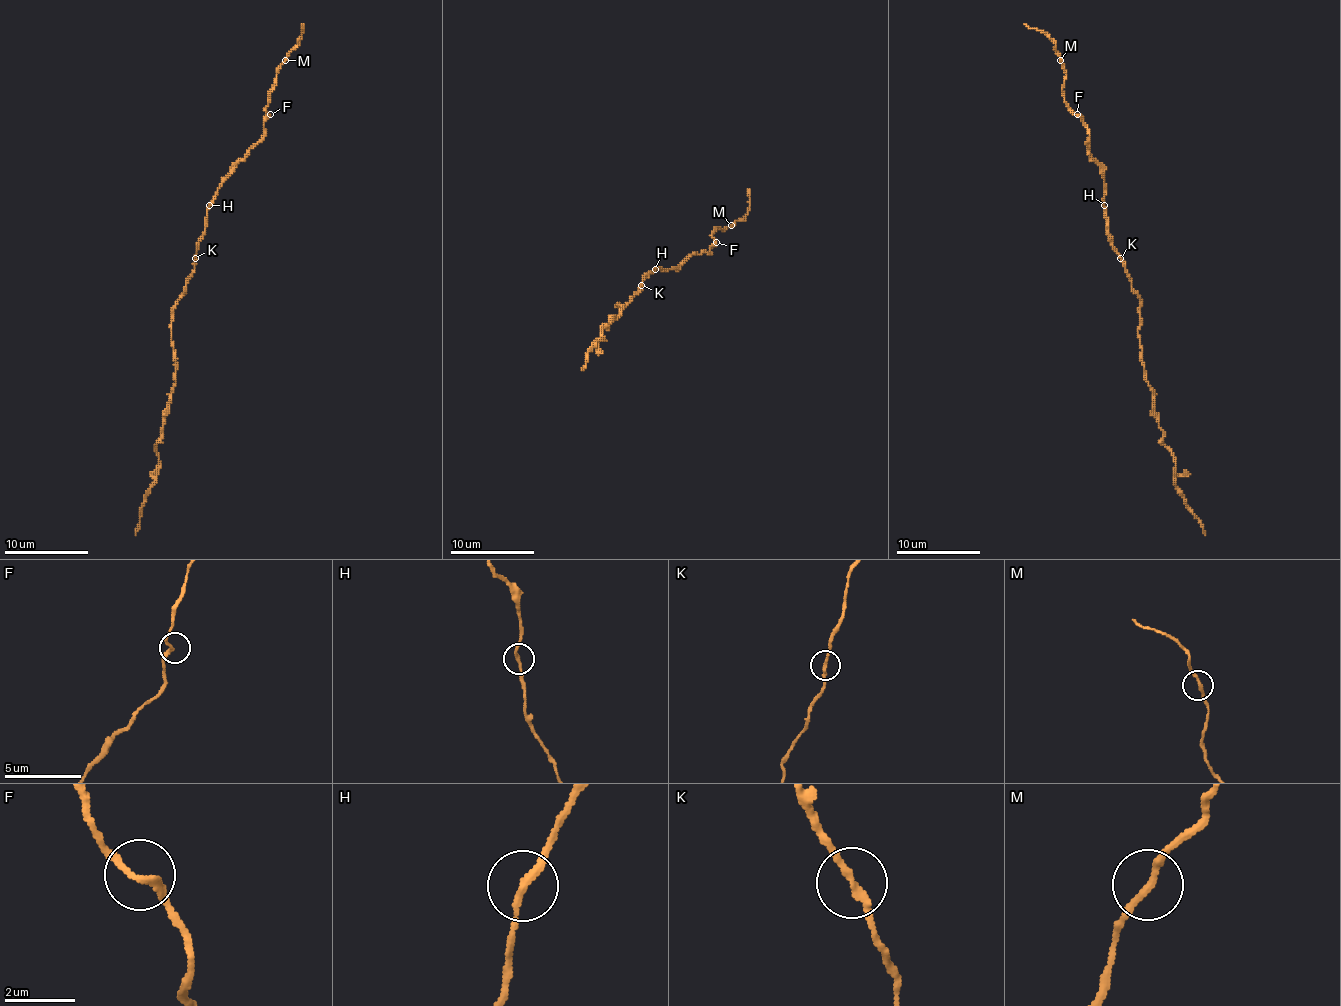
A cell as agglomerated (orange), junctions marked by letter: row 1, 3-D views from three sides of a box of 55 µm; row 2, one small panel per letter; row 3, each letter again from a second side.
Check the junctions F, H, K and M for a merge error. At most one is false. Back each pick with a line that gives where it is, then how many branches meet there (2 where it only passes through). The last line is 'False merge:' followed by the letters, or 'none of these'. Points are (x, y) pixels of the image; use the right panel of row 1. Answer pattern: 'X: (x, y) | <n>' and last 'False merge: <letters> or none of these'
False merge: none of these

